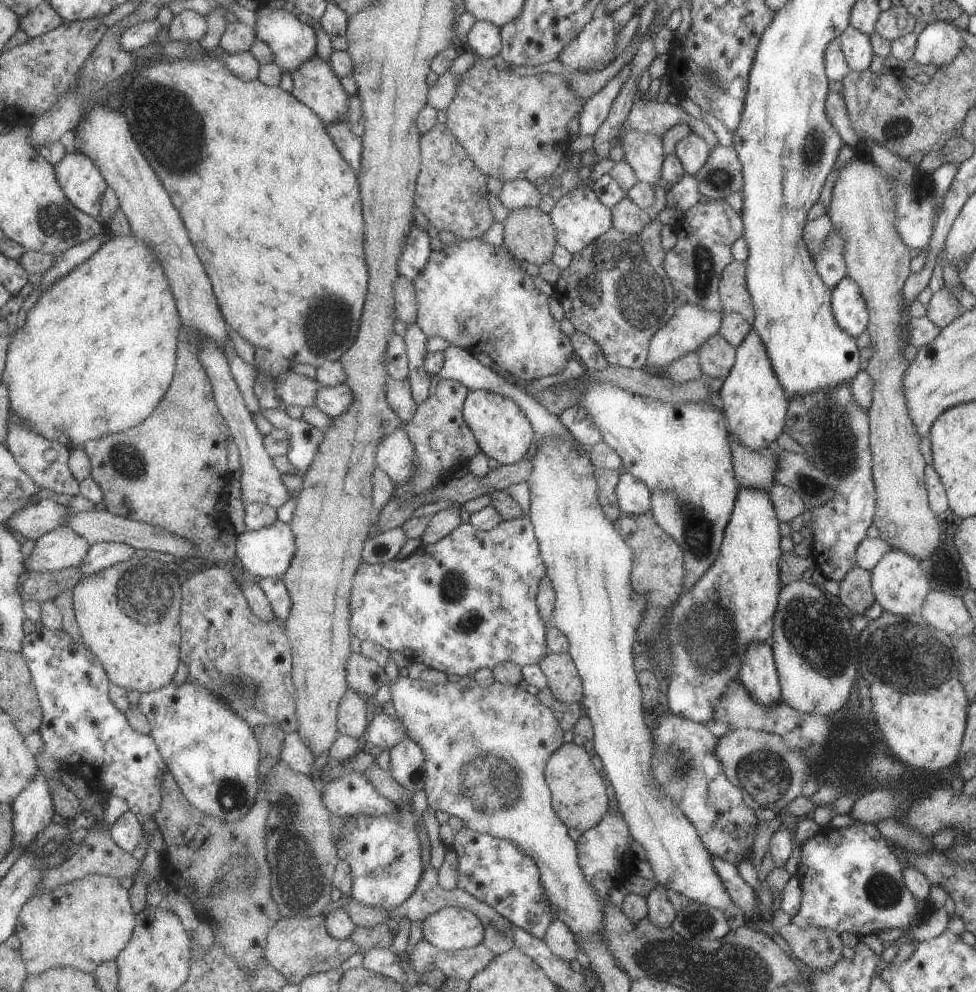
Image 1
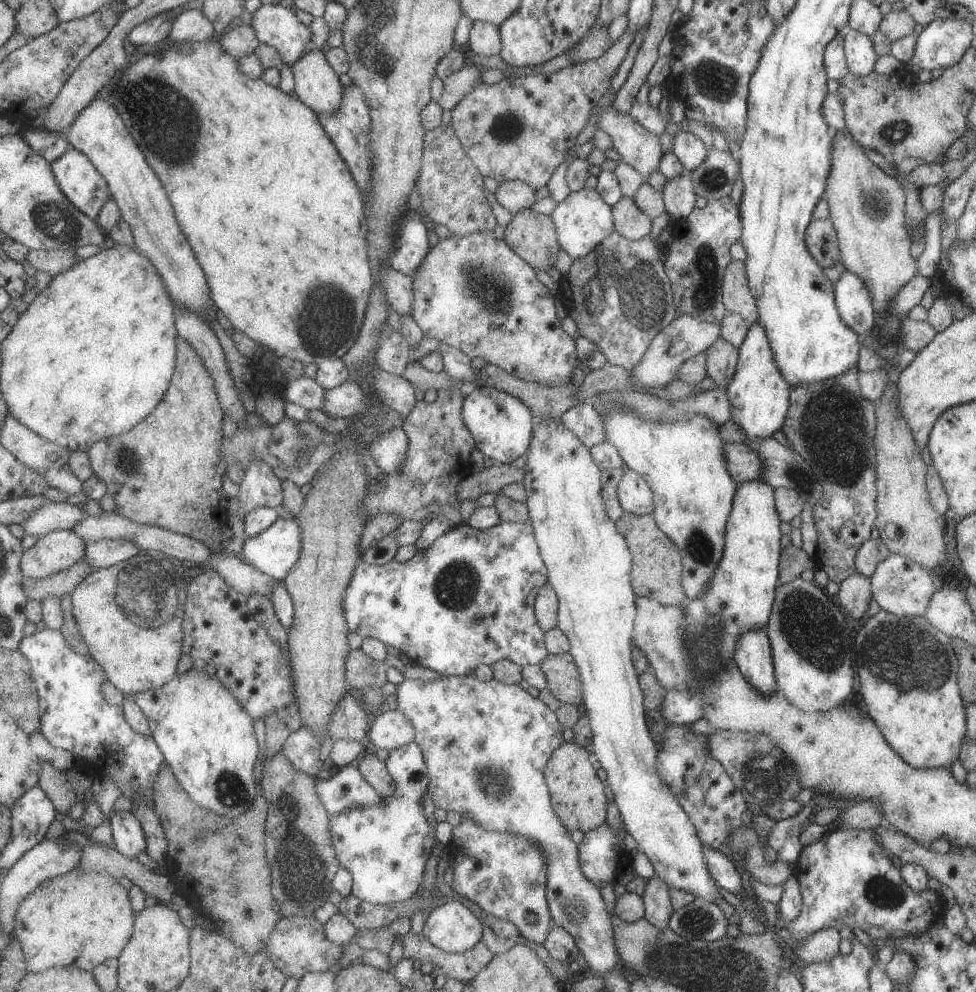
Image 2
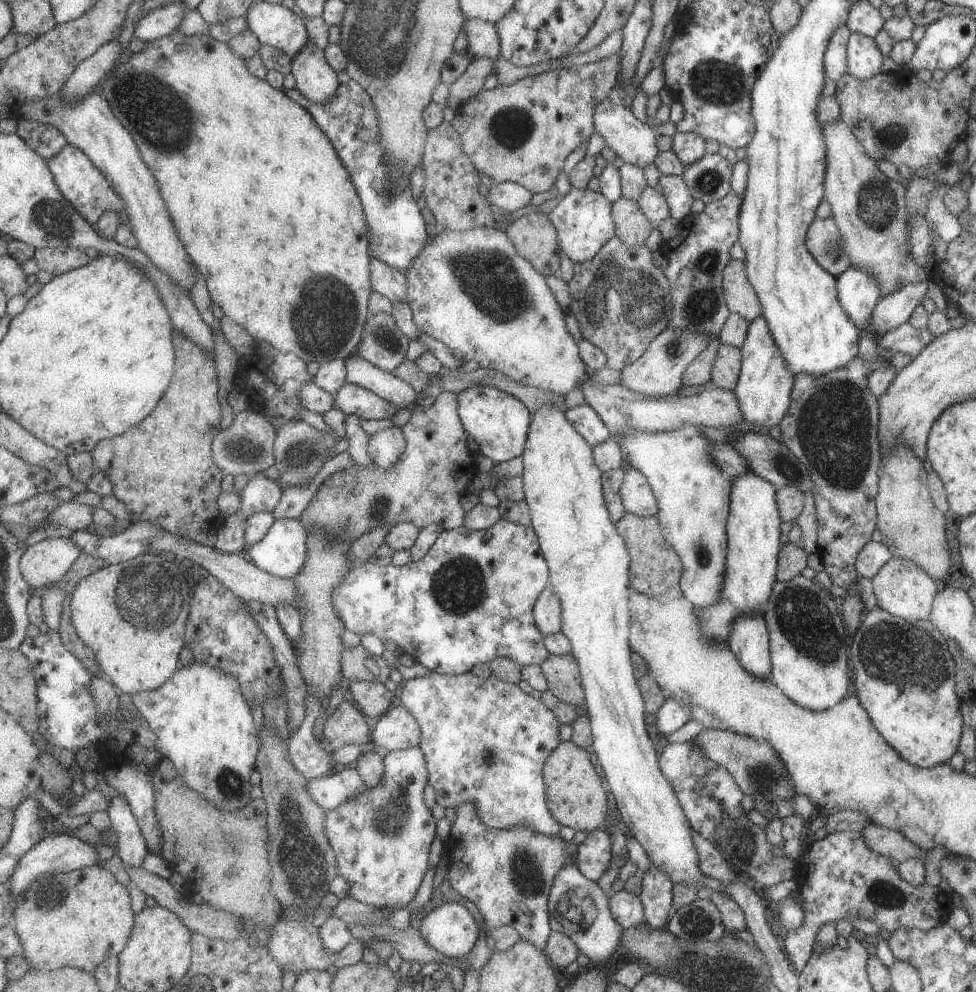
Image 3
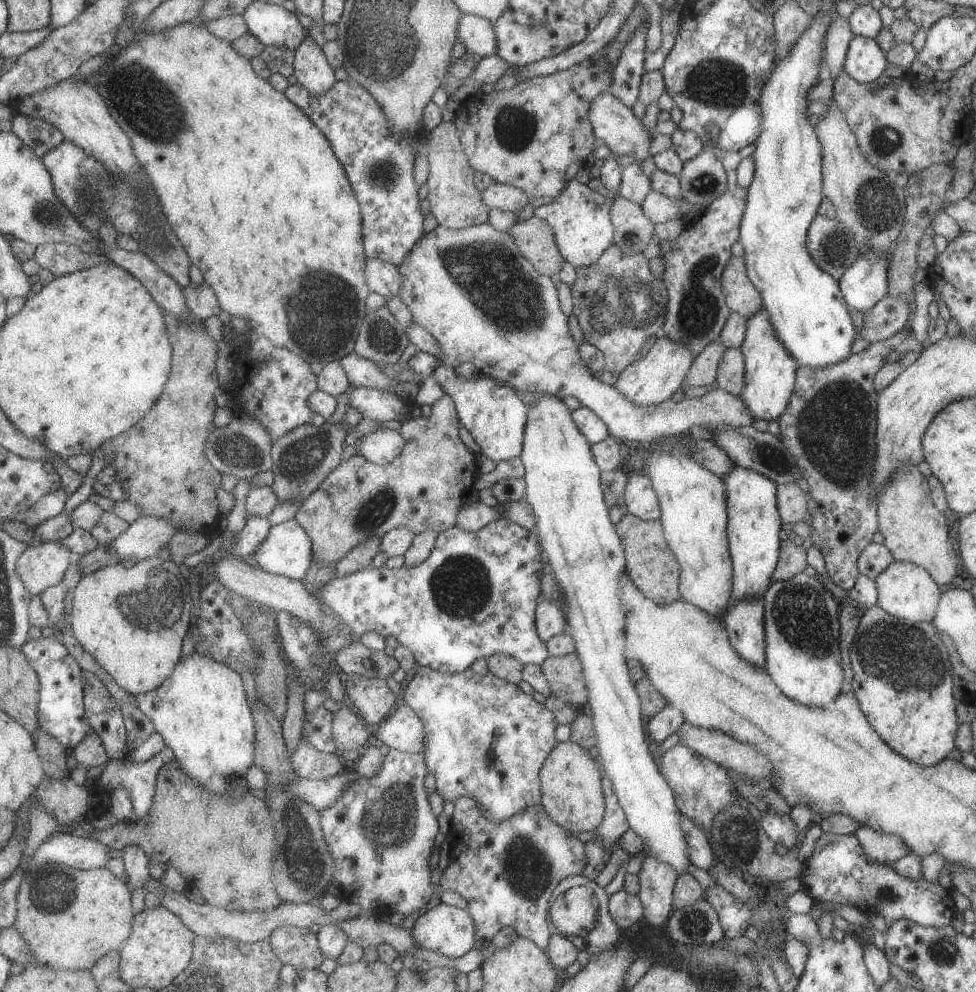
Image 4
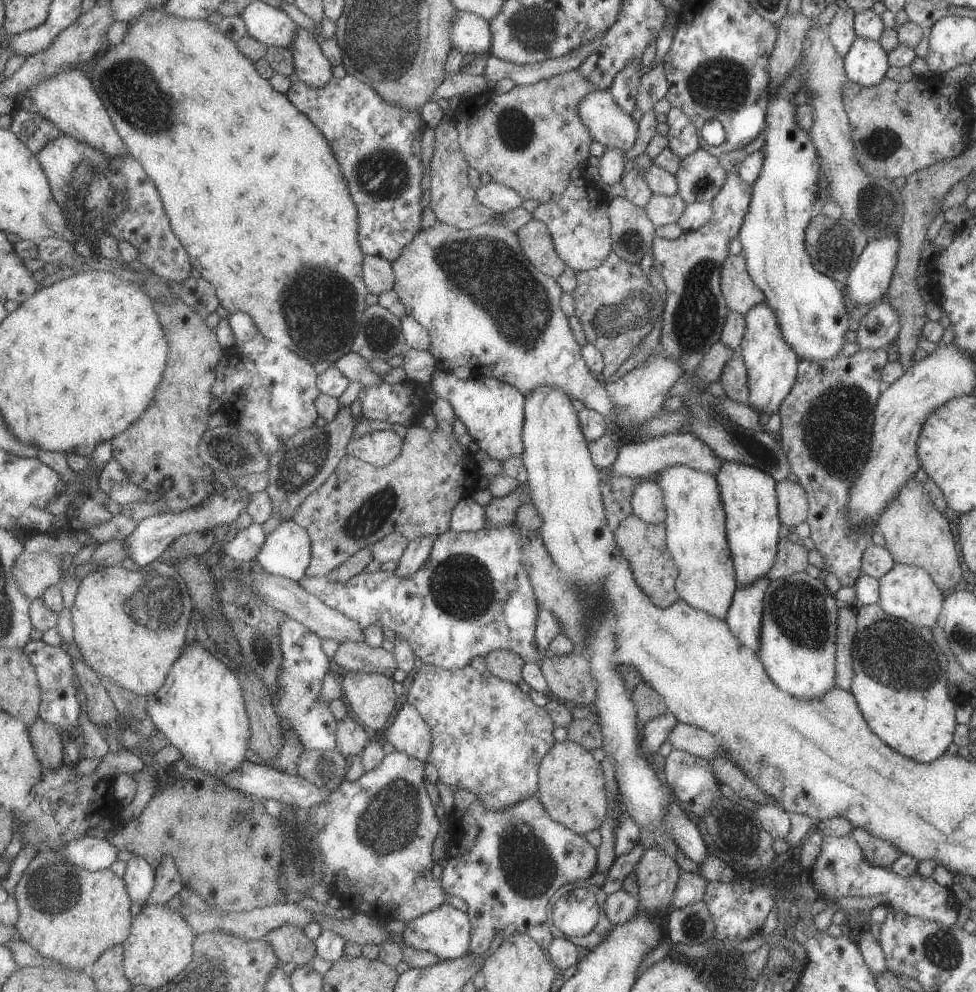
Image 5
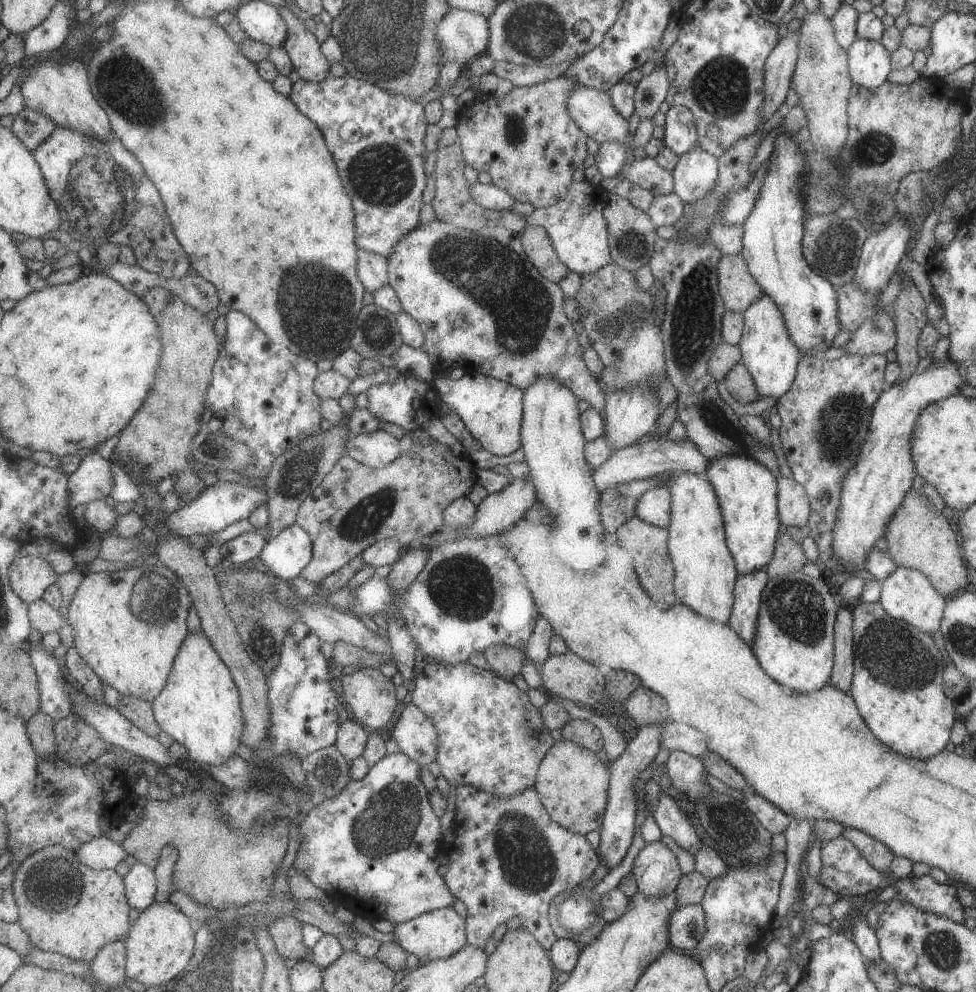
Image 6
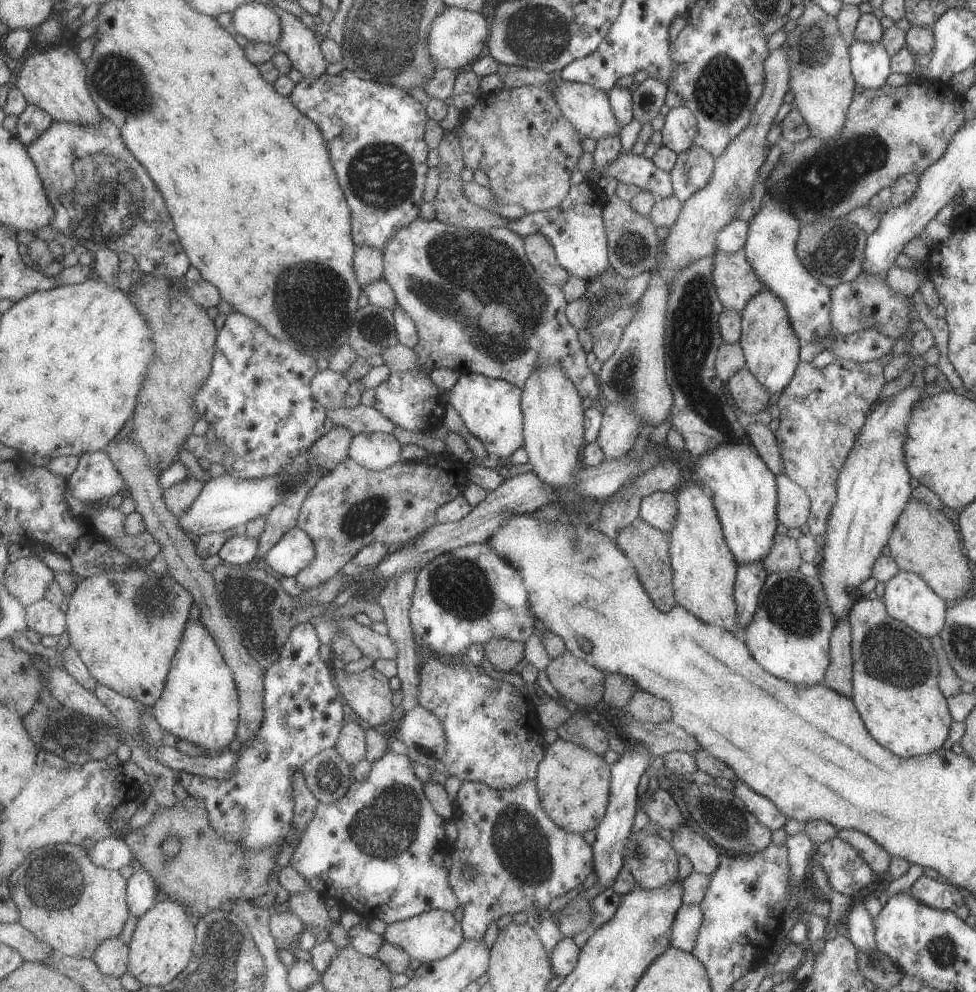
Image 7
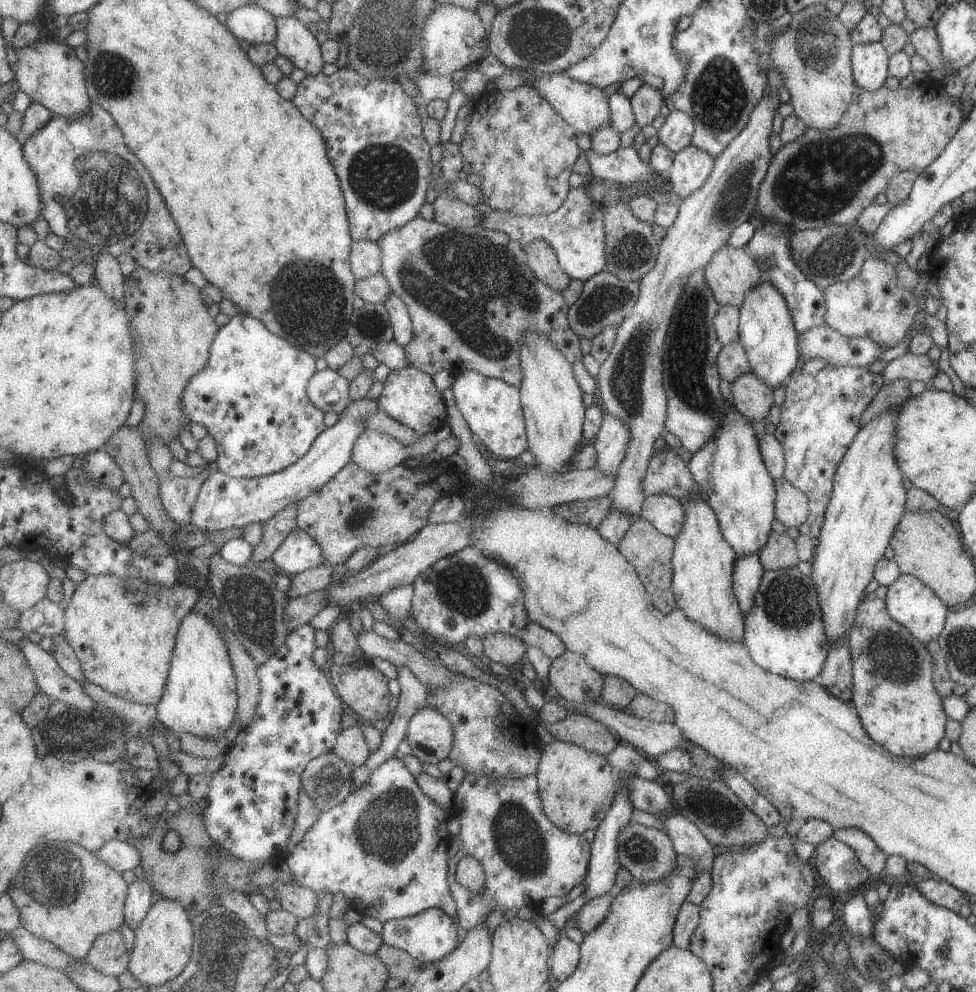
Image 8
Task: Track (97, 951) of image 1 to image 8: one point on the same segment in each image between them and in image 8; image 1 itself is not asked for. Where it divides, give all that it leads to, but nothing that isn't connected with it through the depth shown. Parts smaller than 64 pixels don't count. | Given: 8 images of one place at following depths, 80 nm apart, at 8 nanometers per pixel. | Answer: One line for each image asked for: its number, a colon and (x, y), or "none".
2: (82, 919)
3: (79, 919)
4: (70, 918)
5: (74, 916)
6: (67, 907)
7: (69, 902)
8: (69, 895)

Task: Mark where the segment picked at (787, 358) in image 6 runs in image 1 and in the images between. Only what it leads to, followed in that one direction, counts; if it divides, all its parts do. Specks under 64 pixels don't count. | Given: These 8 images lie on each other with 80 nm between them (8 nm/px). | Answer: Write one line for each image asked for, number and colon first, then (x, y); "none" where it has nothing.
1: (754, 406)
2: (758, 397)
3: (762, 390)
4: (769, 372)
5: (771, 365)

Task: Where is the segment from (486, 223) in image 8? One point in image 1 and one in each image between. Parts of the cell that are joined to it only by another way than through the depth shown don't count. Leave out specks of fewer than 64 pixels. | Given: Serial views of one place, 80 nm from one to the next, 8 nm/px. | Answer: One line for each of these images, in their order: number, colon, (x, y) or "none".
1: (578, 218)
2: (581, 220)
3: (582, 219)
4: (579, 218)
5: (577, 222)
6: (575, 225)
7: (574, 228)

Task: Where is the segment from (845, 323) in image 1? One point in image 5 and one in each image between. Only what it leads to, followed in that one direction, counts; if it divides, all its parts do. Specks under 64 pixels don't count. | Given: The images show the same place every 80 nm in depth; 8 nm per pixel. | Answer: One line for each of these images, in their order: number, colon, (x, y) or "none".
2: (852, 301)
3: (858, 291)
4: (862, 285)
5: (869, 279)

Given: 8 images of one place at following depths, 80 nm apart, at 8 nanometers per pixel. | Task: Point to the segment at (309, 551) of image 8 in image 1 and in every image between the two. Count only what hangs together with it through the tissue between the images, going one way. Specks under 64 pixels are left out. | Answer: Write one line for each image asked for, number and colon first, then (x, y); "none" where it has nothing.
1: (268, 552)
2: (275, 552)
3: (283, 552)
4: (288, 551)
5: (288, 551)
6: (287, 555)
7: (296, 551)

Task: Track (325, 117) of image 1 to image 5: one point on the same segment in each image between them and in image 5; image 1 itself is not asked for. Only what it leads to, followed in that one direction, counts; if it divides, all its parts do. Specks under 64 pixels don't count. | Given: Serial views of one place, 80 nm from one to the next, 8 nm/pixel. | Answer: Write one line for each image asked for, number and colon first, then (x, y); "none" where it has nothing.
2: (317, 84)
3: (317, 79)
4: (313, 70)
5: (312, 66)

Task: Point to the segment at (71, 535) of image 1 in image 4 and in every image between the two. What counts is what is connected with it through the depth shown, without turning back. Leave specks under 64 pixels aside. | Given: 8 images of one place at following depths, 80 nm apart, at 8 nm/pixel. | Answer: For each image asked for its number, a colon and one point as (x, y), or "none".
2: (56, 552)
3: (47, 562)
4: (42, 567)

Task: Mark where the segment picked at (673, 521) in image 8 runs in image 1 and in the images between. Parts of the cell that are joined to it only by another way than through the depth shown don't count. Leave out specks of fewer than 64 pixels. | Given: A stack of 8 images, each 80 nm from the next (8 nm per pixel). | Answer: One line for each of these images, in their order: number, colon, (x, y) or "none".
1: (633, 498)
2: (634, 496)
3: (636, 496)
4: (640, 500)
5: (646, 503)
6: (652, 507)
7: (658, 509)

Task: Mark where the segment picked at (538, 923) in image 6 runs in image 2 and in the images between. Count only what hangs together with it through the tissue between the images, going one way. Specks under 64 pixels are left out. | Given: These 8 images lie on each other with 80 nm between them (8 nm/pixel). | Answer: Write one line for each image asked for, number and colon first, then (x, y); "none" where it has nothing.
2: (504, 875)
3: (507, 873)
4: (506, 871)
5: (505, 865)

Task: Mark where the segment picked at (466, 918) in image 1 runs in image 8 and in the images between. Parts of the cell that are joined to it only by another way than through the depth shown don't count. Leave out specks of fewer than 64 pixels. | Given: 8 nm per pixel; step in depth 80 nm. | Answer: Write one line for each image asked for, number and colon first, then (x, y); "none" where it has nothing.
2: (451, 928)
3: (448, 928)
4: (445, 929)
5: (446, 932)
6: (438, 934)
7: (431, 935)
8: (428, 936)

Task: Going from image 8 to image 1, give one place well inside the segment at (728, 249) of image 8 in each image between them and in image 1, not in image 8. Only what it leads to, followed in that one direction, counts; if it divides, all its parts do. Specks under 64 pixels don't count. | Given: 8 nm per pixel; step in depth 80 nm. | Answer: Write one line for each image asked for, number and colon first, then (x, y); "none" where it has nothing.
1: (733, 295)
2: (736, 298)
3: (739, 296)
4: (739, 295)
5: (739, 293)
6: (738, 290)
7: (735, 281)

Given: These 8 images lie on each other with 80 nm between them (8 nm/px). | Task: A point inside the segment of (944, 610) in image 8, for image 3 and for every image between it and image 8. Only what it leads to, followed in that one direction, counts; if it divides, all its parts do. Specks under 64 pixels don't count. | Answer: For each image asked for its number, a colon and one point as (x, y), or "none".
3: (903, 589)
4: (905, 591)
5: (906, 592)
6: (905, 594)
7: (907, 598)

